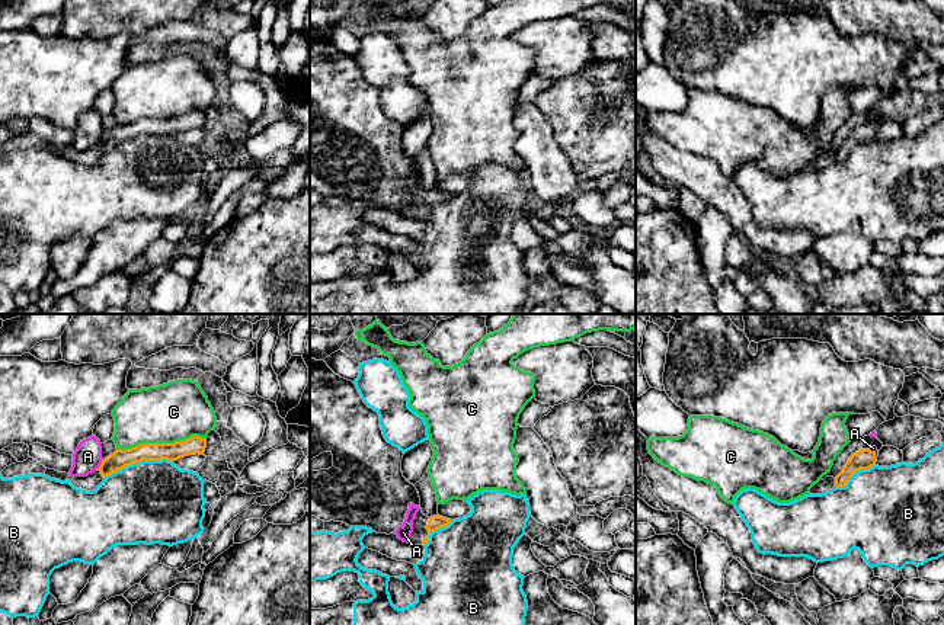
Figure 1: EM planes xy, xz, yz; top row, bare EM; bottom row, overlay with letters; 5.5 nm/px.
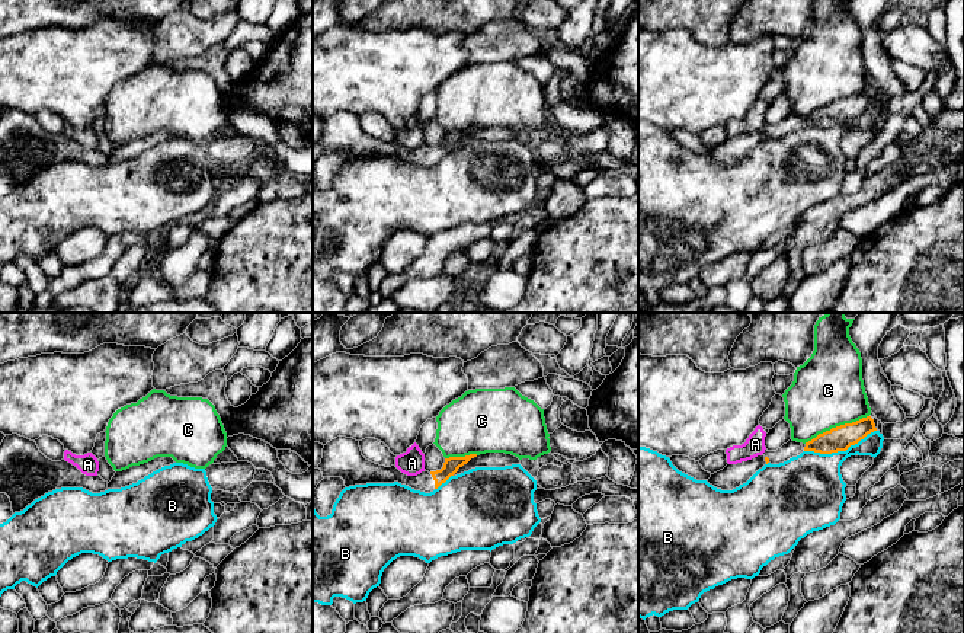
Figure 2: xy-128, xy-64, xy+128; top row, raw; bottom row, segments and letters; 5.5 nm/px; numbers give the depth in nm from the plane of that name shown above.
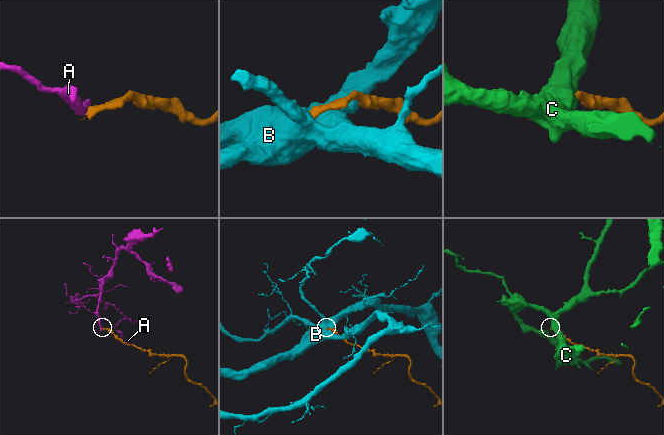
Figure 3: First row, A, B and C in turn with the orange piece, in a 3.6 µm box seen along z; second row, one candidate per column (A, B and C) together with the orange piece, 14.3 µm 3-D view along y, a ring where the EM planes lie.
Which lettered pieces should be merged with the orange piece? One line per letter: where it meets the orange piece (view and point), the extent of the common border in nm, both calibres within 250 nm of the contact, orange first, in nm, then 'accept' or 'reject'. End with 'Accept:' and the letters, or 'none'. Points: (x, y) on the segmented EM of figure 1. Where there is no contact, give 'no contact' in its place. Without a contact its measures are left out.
A: xy (101, 464) | 80 nm | 100/160 nm | reject
B: xy (137, 461) | 400 nm | 100/460 nm | reject
C: xy (160, 444) | 500 nm | 100/320 nm | reject
Accept: none

